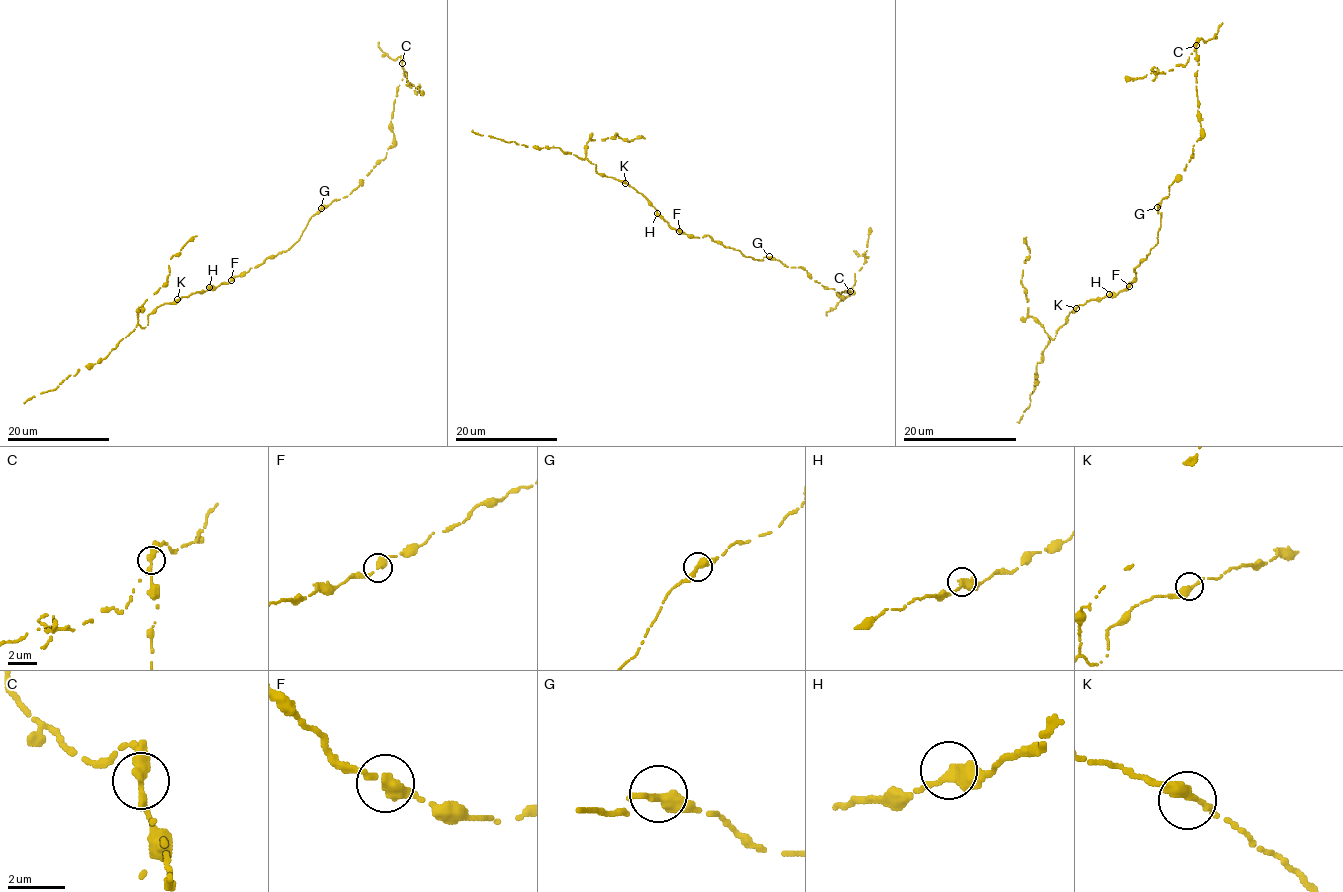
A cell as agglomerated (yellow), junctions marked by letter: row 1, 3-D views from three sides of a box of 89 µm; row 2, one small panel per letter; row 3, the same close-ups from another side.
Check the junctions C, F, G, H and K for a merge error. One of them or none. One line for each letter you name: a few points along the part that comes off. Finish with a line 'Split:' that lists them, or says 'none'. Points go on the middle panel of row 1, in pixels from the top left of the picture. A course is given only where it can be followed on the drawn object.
C: foreign part runs (849, 291), (855, 273), (863, 264), (870, 227)
Split: C

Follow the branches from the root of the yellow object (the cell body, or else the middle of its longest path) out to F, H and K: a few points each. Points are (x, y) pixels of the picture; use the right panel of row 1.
F: (1147, 255), (1133, 269), (1136, 278), (1129, 286)
H: (1147, 255), (1133, 269), (1136, 278), (1129, 286), (1117, 294), (1109, 294)
K: (1147, 255), (1133, 269), (1136, 278), (1126, 289), (1090, 299), (1076, 308)

